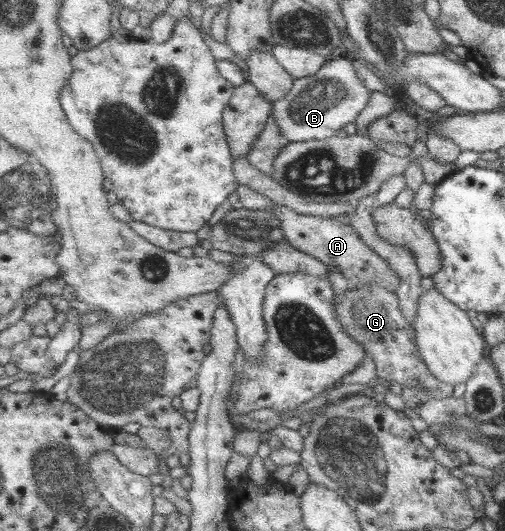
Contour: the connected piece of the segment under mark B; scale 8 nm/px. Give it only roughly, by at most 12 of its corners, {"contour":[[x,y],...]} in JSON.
{"contour":[[351,58],[293,79],[270,116],[289,143],[355,121],[370,90]]}

